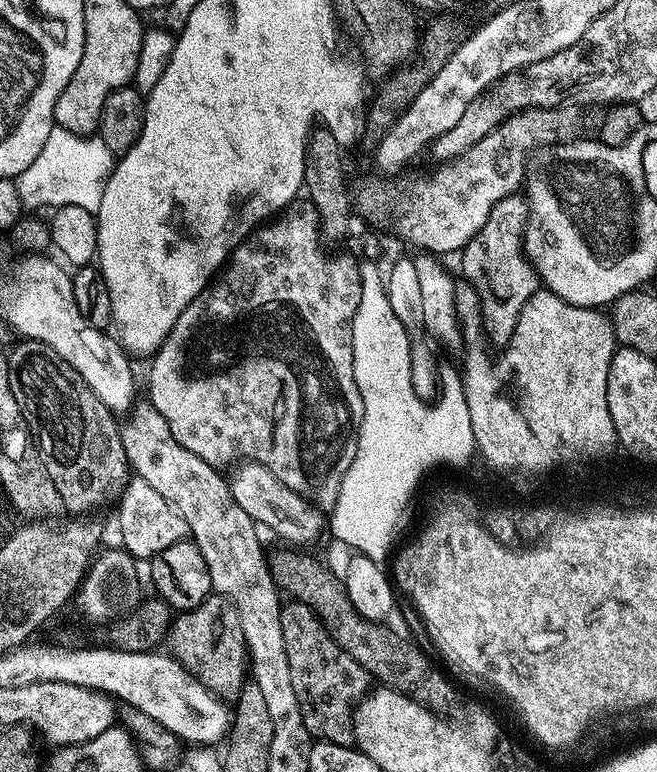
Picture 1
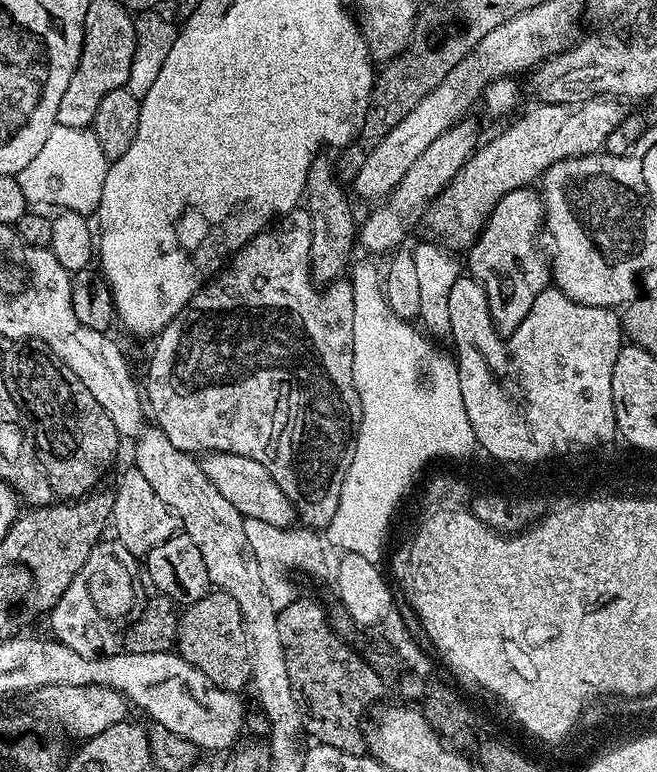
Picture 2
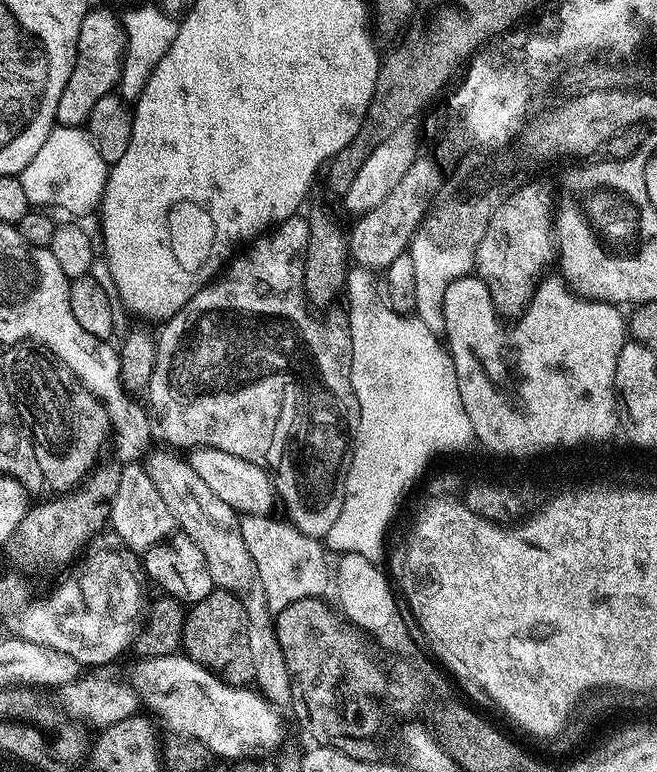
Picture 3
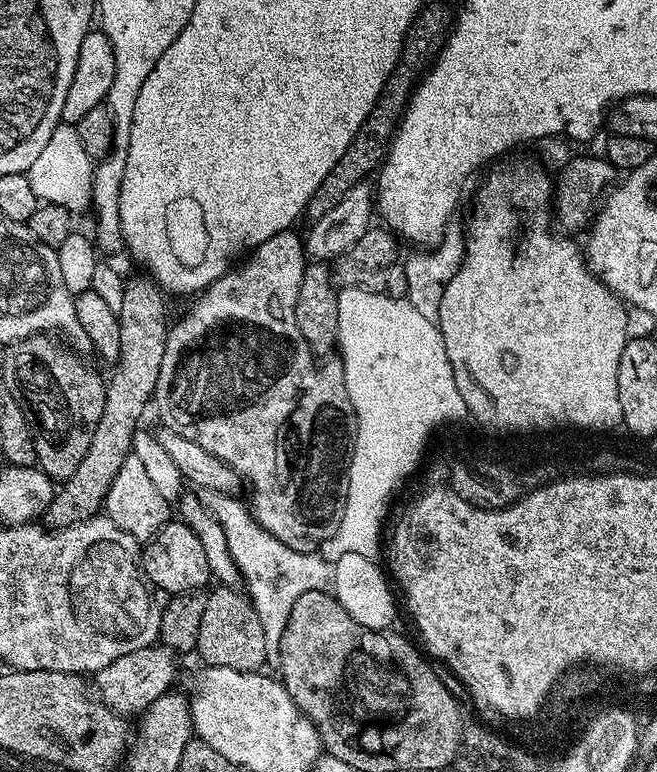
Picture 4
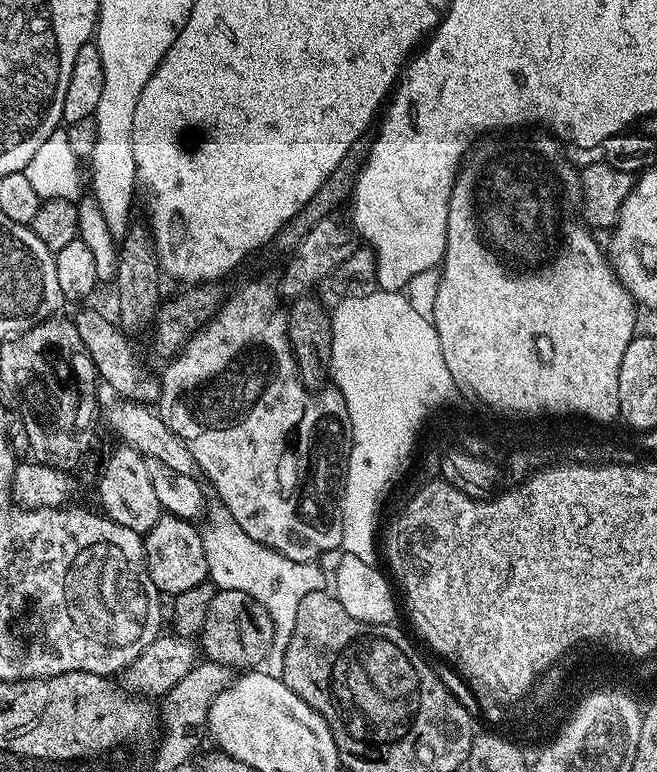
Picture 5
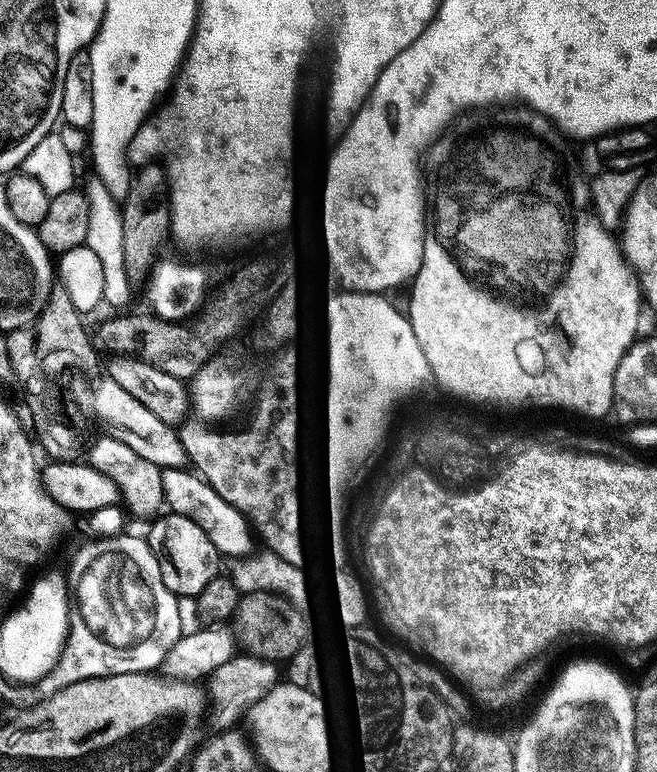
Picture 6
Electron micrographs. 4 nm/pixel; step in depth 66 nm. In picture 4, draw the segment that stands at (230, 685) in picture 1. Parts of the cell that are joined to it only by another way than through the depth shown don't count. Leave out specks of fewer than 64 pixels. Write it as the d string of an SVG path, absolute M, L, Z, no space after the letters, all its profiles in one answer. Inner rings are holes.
M218 586L218 594L222 598L210 602L210 606L206 606L206 611L202 614L195 651L197 653L205 652L203 663L213 668L229 668L239 672L255 672L263 669L268 659L266 639L263 637L262 624L252 601L245 597L243 600L228 602L226 598L232 598L230 586ZM222 606L234 606L234 610L236 610L234 618L222 618L222 620L234 620L234 622L216 622L218 614L214 614L214 610L218 610Z

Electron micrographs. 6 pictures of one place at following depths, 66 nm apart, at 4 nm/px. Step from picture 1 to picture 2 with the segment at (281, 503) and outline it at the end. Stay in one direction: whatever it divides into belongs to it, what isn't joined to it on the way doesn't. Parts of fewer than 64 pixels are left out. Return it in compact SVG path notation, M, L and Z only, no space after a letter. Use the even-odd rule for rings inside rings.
M209 452L203 457L204 473L214 486L218 486L218 494L230 501L230 506L250 519L261 519L273 526L291 529L297 523L298 513L295 504L286 498L274 482L270 470L262 466L262 462L254 462L254 458L242 458L229 452Z

